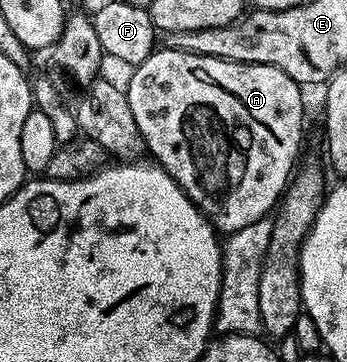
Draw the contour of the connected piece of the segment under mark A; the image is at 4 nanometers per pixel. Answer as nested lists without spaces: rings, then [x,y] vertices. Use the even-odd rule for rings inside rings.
[[[155,49],[147,57],[147,61],[136,64],[132,68],[133,76],[129,79],[127,94],[131,113],[135,116],[135,125],[141,134],[141,142],[144,150],[150,151],[152,158],[164,171],[187,193],[205,218],[213,224],[214,228],[221,233],[230,233],[252,225],[255,221],[266,218],[274,210],[278,201],[282,198],[291,176],[294,174],[293,162],[301,151],[301,118],[305,115],[305,99],[301,96],[302,84],[295,82],[283,69],[275,69],[271,65],[259,65],[258,63],[236,63],[219,57],[203,57],[186,51],[170,51],[168,49]]]

